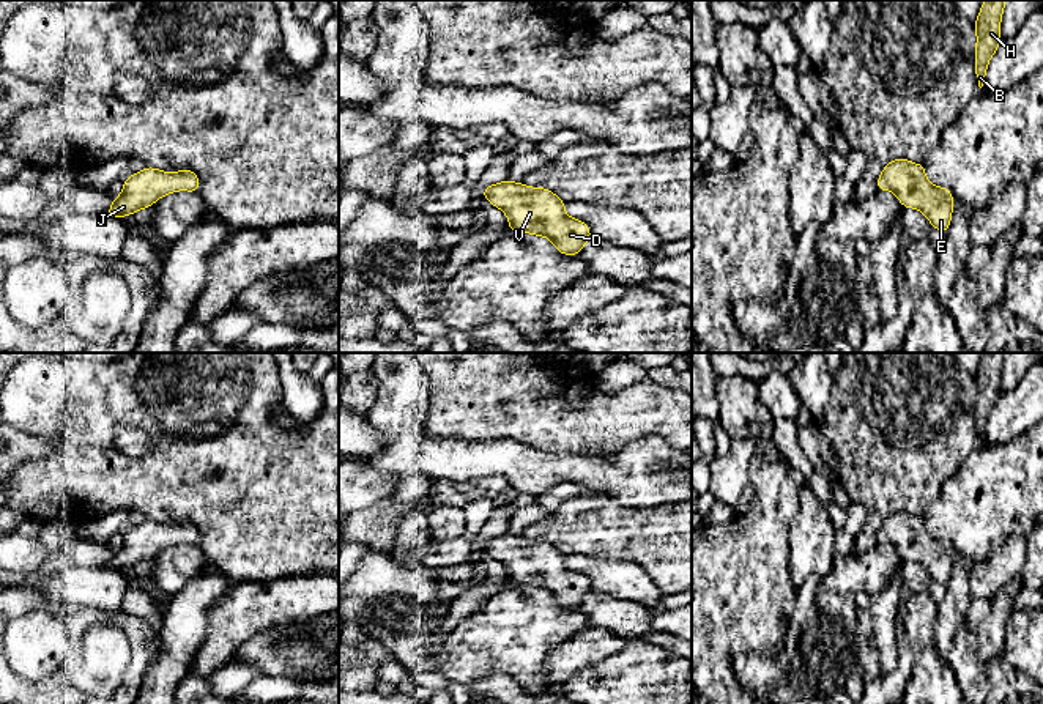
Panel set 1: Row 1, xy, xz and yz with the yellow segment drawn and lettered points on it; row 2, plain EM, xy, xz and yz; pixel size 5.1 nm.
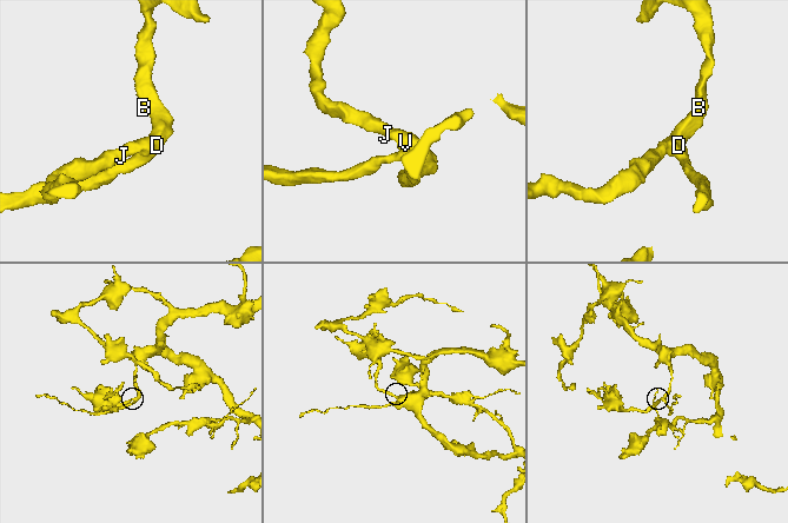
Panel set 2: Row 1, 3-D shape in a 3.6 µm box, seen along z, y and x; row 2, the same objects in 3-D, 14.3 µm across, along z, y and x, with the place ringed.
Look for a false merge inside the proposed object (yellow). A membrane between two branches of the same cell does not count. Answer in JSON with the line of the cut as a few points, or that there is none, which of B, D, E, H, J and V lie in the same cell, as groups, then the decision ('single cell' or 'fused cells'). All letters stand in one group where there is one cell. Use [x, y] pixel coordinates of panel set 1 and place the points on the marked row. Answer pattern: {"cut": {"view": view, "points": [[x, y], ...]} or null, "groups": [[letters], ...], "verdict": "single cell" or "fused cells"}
{"cut": null, "groups": [["B", "D", "E", "H", "J", "V"]], "verdict": "single cell"}

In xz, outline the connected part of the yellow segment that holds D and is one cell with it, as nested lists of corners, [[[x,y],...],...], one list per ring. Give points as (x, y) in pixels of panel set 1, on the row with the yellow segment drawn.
[[[506,180],[485,187],[481,195],[504,211],[510,232],[545,236],[561,254],[575,257],[591,239],[589,227],[567,216],[566,203],[545,187]]]

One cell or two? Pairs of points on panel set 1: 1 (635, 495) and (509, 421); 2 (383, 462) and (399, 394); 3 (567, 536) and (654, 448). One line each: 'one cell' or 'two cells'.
1: two cells
2: one cell
3: two cells

